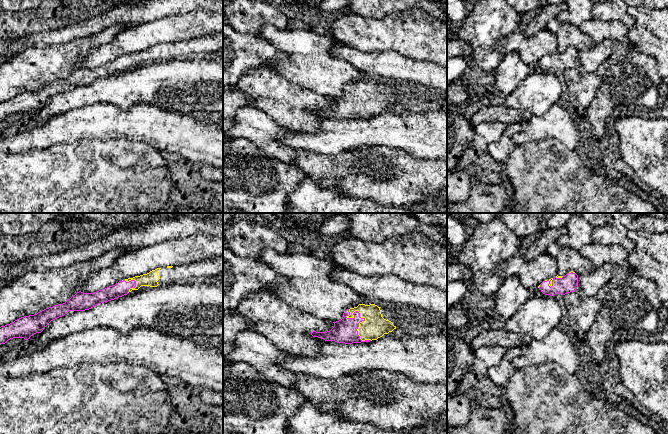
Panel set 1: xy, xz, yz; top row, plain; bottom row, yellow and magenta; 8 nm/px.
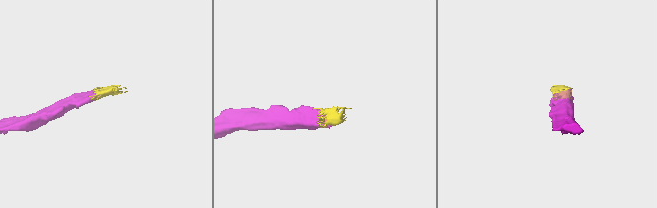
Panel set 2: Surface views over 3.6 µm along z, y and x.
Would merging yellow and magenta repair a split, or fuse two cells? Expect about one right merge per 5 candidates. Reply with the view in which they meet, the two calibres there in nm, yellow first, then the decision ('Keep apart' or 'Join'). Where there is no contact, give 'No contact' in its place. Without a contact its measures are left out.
Touches yellow in xz. Thickness 190 nm (yellow) against 190 nm. Join

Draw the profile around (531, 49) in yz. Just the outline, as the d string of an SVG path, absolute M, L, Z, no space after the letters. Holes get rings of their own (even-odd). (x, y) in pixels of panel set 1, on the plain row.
M547 28L535 36L528 37L524 31L515 31L497 42L497 49L502 55L518 52L522 60L530 65L543 57L555 54L558 49L556 36Z

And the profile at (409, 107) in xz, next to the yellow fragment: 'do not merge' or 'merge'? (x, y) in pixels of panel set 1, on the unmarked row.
do not merge

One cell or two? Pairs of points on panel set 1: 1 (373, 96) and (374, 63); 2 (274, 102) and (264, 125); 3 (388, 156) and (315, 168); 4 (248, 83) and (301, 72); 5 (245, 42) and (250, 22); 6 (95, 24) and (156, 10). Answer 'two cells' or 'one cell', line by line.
1: two cells
2: two cells
3: one cell
4: two cells
5: two cells
6: one cell

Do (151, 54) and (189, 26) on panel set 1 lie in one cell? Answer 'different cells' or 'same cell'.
different cells

